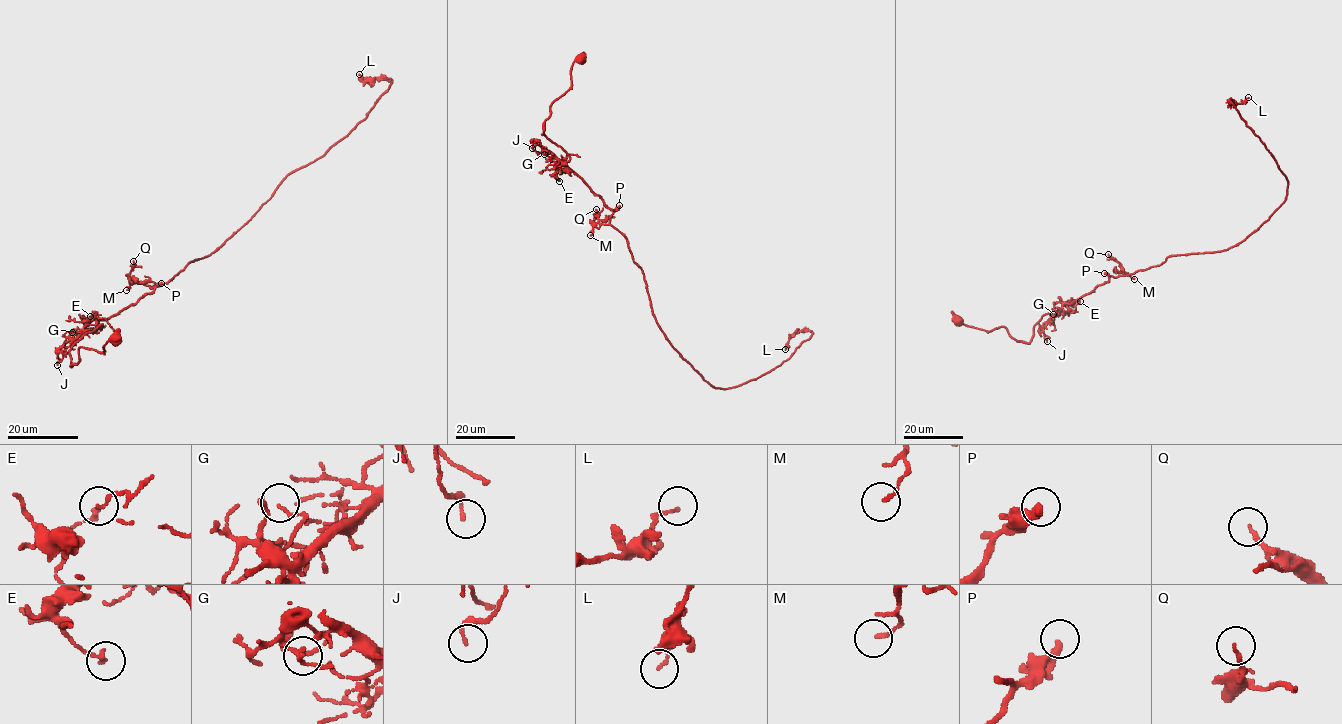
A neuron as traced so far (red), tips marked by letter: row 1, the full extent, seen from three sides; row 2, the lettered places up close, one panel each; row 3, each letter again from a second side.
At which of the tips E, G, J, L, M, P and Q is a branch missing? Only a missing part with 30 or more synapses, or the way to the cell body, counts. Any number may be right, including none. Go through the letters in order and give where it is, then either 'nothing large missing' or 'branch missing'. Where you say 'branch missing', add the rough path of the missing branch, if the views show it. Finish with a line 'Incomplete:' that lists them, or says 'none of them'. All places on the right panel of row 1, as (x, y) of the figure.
E: place (1080, 301); nothing large missing
G: place (1053, 314); nothing large missing
J: place (1047, 341); nothing large missing
L: place (1248, 97); nothing large missing
M: place (1134, 279); nothing large missing
P: place (1104, 273); nothing large missing
Q: place (1108, 254); nothing large missing
Incomplete: none of them

